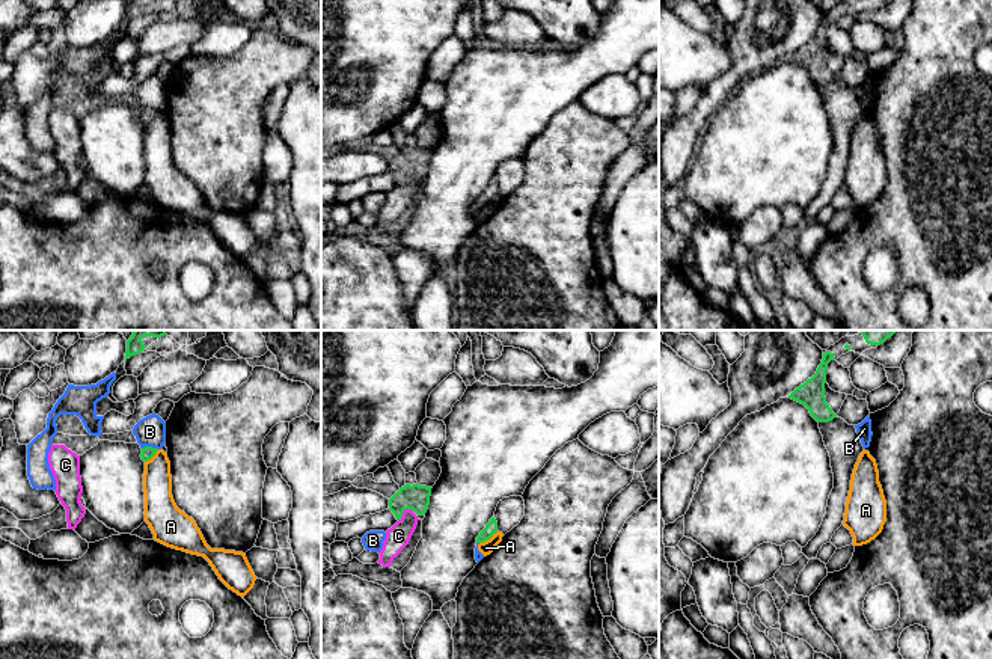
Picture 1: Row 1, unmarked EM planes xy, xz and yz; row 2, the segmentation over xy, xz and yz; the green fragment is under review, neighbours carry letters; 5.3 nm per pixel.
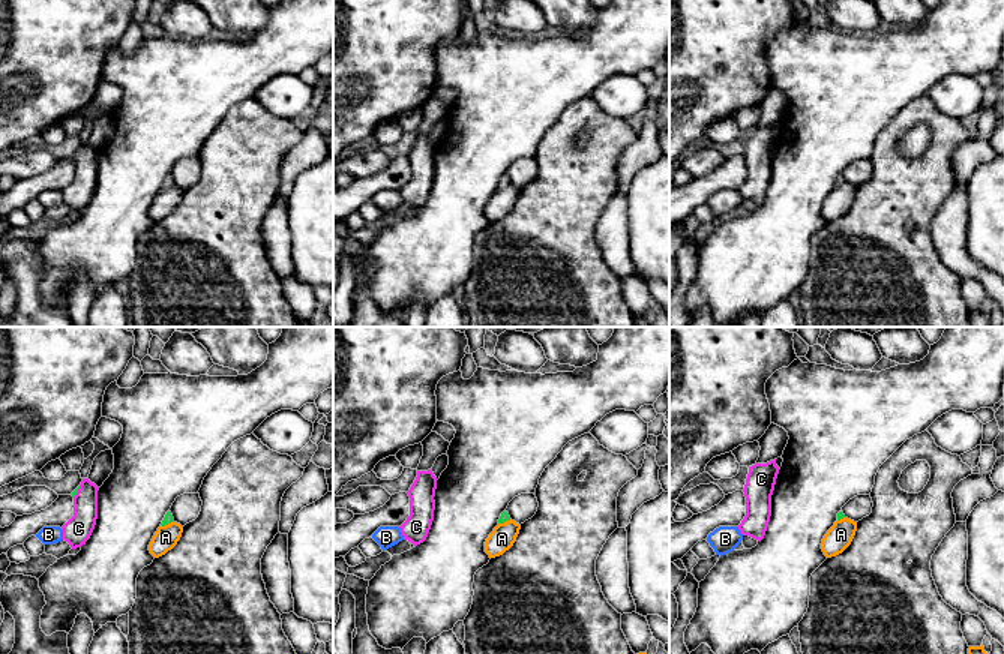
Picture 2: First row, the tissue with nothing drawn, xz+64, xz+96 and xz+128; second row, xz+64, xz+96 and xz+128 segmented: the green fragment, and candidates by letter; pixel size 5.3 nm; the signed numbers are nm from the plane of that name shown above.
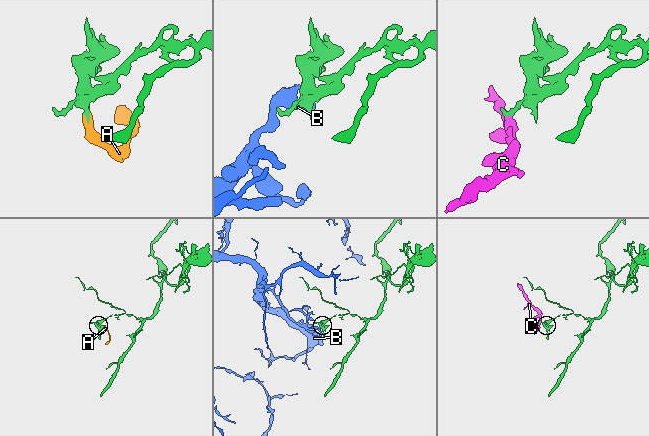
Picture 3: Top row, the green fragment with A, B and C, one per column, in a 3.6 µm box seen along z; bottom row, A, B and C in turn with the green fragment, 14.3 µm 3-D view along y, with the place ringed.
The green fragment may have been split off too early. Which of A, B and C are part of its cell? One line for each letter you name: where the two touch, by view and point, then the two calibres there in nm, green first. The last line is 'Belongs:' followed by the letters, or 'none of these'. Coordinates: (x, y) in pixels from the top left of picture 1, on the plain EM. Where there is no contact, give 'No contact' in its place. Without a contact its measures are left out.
A: Touches green at xz (489, 201). Thickness 70 nm (green) against 70 nm
Belongs: A

